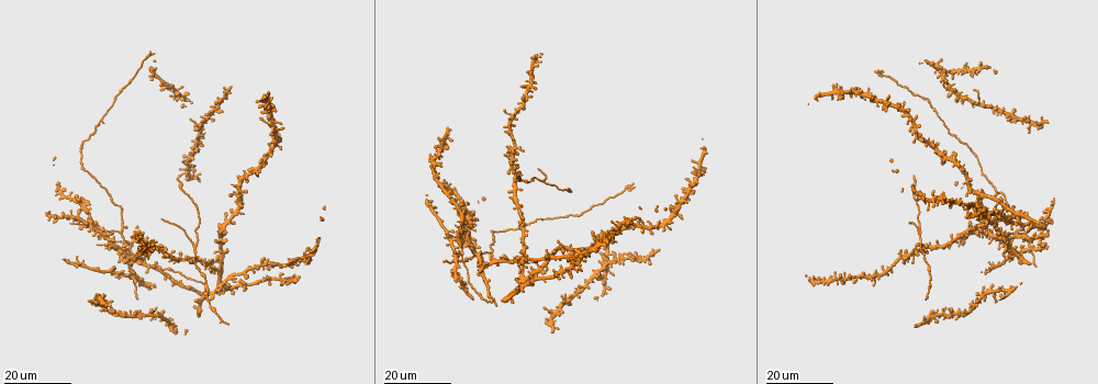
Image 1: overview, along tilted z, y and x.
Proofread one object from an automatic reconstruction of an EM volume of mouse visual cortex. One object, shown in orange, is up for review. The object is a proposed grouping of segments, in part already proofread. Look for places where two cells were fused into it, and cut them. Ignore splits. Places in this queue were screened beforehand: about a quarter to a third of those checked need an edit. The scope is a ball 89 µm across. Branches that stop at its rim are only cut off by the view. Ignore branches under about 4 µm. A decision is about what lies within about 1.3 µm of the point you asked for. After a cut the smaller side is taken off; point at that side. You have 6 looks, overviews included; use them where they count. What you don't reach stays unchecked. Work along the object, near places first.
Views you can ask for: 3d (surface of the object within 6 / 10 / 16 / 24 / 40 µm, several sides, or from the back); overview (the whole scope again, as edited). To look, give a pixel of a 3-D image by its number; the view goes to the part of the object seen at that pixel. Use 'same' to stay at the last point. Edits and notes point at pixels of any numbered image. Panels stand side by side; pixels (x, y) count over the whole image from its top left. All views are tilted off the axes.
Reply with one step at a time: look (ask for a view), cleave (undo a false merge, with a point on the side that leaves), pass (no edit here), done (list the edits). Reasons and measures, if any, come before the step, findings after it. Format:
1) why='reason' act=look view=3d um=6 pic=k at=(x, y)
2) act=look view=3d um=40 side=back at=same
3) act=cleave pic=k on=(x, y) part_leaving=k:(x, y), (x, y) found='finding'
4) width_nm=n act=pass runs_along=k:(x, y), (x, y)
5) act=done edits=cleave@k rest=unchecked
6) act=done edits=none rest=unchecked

why='three arms meet' act=look view=3d um=16 pic=1 at=(590, 277)

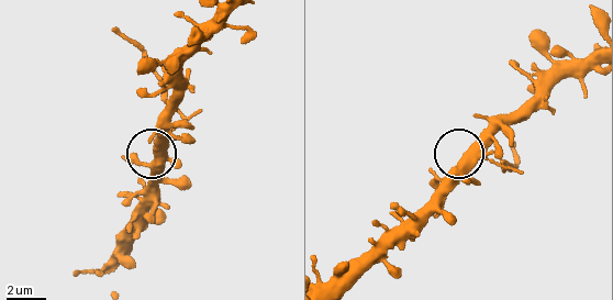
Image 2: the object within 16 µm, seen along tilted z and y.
act=look view=3d um=10 pic=2 at=(157, 141)

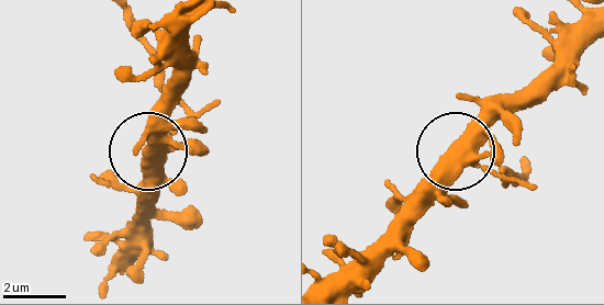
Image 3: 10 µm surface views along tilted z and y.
why='from behind' act=look view=3d um=10 side=back pic=3 at=(146, 152)

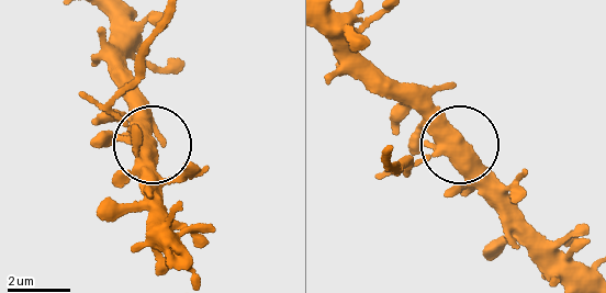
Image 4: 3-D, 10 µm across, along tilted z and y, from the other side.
side_arm_um=24 act=cleave pic=4 on=(88, 97) part_leaving=4:(125, 123), (114, 99), (139, 75), (143, 45), (167, 11) found='a second cell is stuck on'

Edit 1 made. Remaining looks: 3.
why='side arm on a straight run' act=look view=3d um=24 pic=1 at=(920, 235)

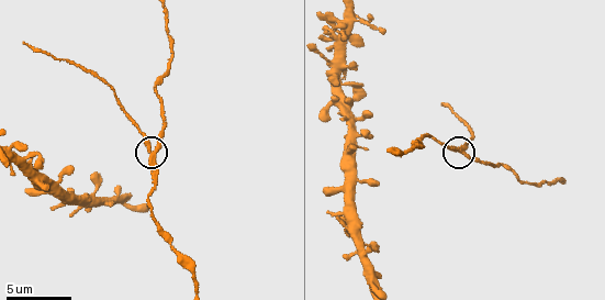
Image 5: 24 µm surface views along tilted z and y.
act=look view=3d um=10 pic=5 at=(153, 155)

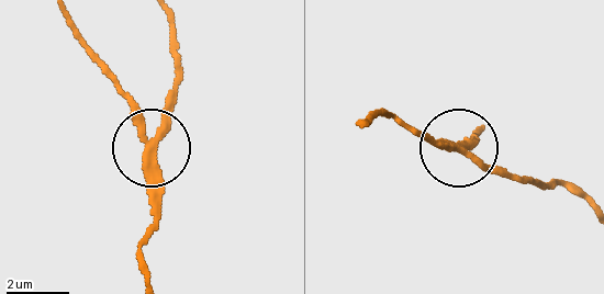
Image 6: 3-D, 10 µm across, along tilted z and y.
act=look view=3d um=10 side=back pic=6 at=(462, 151)

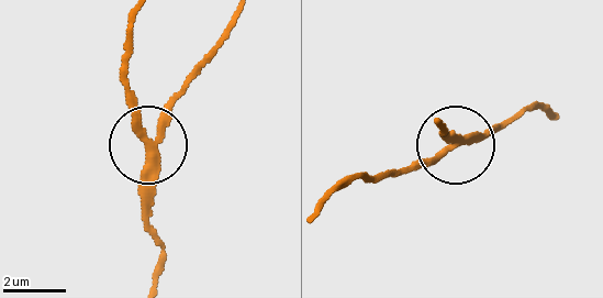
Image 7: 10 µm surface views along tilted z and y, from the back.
width_nm=200 act=cleave pic=7 on=(160, 118) part_leaving=7:(157, 157), (165, 113), (235, 14) found='a second cell is stuck on'

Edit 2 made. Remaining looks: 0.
act=done edits=cleave@4,cleave@7 rest=unchecked

